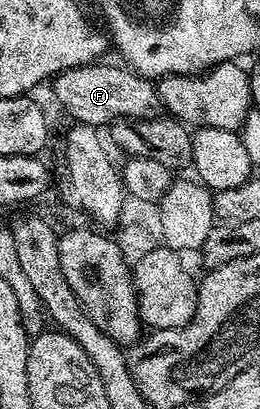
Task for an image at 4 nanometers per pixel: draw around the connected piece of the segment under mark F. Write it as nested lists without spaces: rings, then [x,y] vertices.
[[[94,63],[64,69],[52,78],[53,93],[57,101],[70,113],[74,122],[94,127],[105,127],[114,121],[151,119],[162,112],[156,84],[148,77],[141,77],[124,64],[105,65]]]

